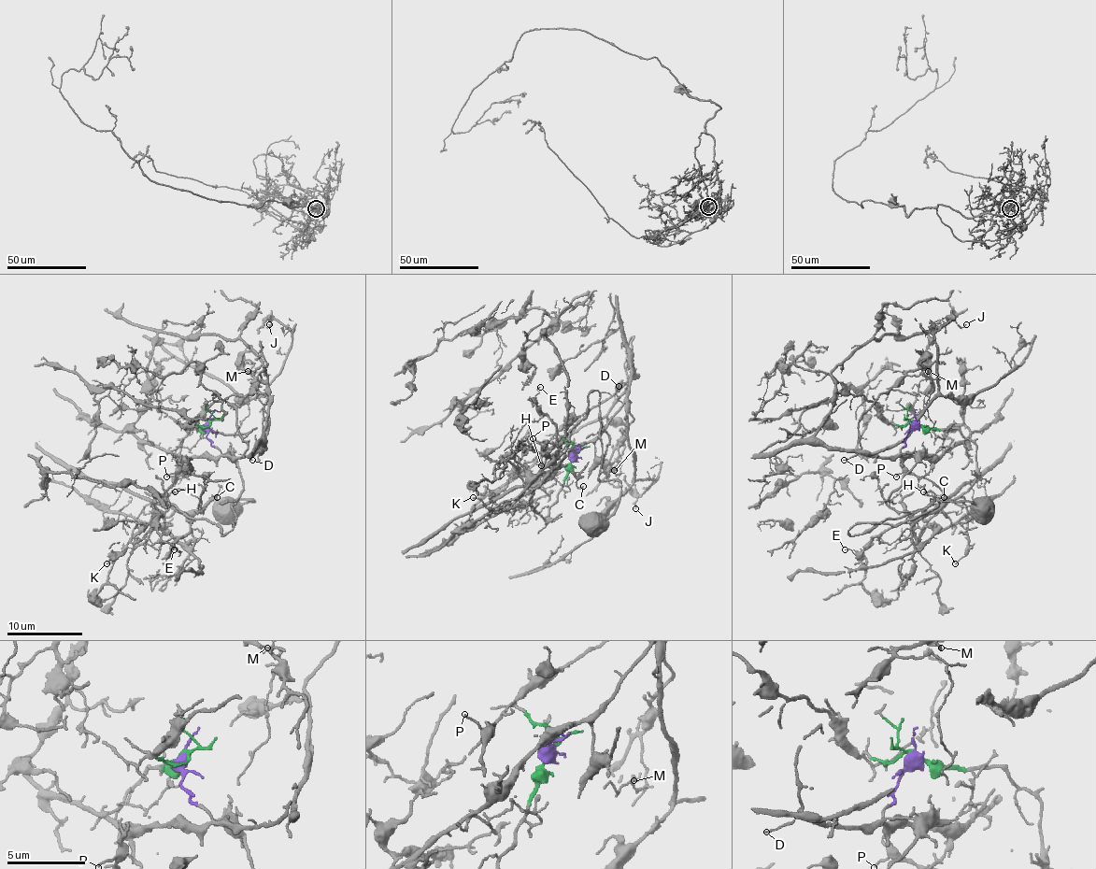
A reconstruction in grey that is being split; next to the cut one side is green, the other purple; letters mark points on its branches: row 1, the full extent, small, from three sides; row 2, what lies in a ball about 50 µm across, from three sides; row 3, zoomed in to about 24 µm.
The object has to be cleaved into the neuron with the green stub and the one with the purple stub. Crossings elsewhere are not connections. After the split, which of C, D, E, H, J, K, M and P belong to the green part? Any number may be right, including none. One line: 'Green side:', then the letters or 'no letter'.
Green side: C, E, H, K, P

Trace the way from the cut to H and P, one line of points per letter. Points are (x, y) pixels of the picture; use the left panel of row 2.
H: (207, 422), (202, 428), (191, 428), (179, 445), (177, 479), (166, 492), (166, 500), (168, 494), (174, 492)
P: (207, 422), (191, 428), (183, 437), (179, 476), (166, 491), (166, 500), (176, 473), (166, 477)

